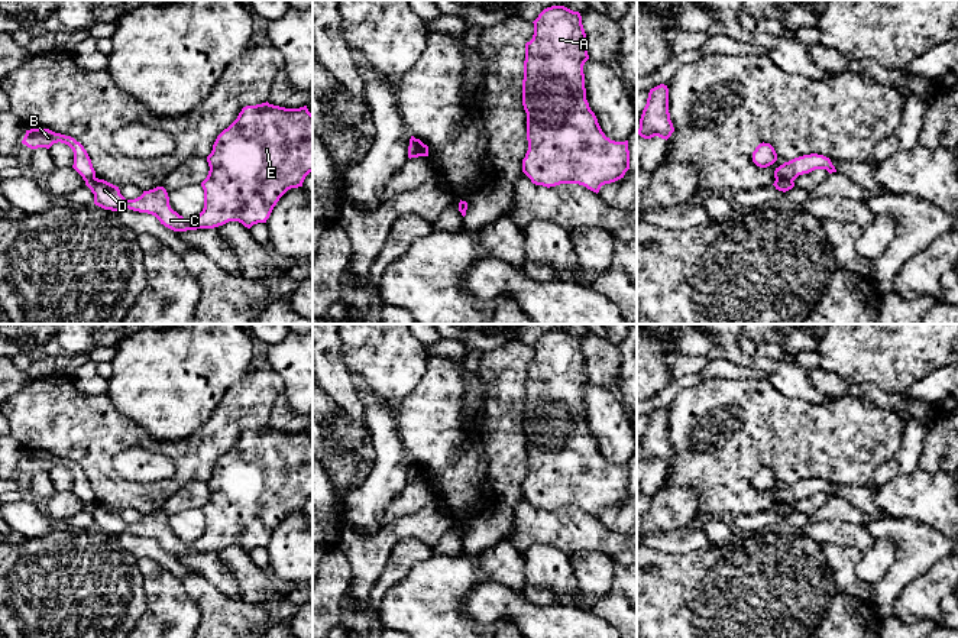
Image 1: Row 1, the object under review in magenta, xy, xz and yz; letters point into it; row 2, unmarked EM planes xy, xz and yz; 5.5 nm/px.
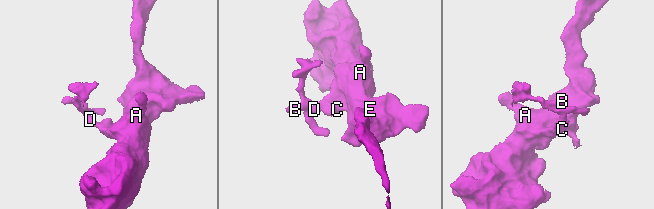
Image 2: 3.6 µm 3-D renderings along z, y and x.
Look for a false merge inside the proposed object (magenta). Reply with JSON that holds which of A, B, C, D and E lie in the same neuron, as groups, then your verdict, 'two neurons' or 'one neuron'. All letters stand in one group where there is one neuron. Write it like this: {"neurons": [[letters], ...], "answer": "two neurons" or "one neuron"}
{"neurons": [["A", "C", "D", "E"], ["B"]], "answer": "two neurons"}

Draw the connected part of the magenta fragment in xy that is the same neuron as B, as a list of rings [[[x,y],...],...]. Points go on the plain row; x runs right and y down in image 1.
[[[38,451],[26,454],[26,459],[22,464],[30,473],[46,472],[49,473],[54,467],[65,467],[74,476],[74,489],[72,492],[82,501],[84,505],[96,502],[96,495],[93,492],[91,483],[84,473],[84,470],[71,460],[55,457],[49,453]]]

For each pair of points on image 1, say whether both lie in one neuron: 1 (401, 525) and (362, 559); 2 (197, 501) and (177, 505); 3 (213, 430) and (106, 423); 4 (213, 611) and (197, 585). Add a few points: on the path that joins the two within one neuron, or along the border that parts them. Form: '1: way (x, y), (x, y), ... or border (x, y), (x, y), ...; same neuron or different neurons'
1: way (392, 534), (372, 553); same neuron
2: way (193, 501), (181, 501); same neuron
3: way (188, 447), (158, 447), (133, 436); same neuron
4: way (213, 605), (201, 590); same neuron

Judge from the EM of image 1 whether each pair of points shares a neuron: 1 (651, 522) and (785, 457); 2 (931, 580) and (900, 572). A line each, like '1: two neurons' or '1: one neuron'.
1: one neuron
2: two neurons

